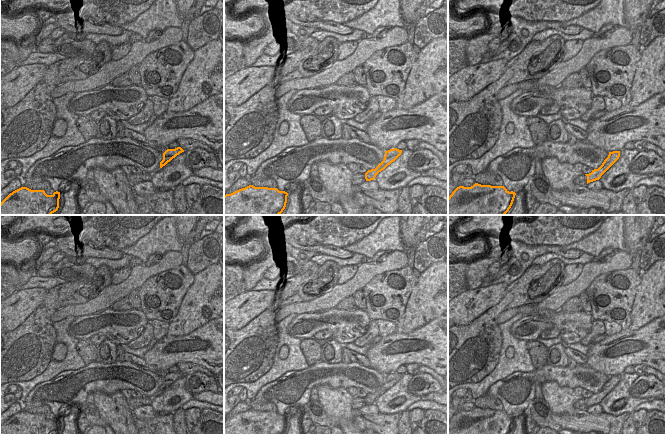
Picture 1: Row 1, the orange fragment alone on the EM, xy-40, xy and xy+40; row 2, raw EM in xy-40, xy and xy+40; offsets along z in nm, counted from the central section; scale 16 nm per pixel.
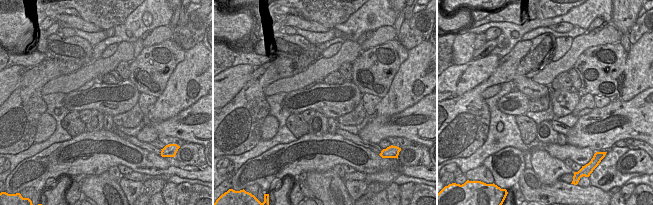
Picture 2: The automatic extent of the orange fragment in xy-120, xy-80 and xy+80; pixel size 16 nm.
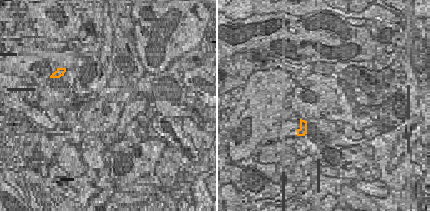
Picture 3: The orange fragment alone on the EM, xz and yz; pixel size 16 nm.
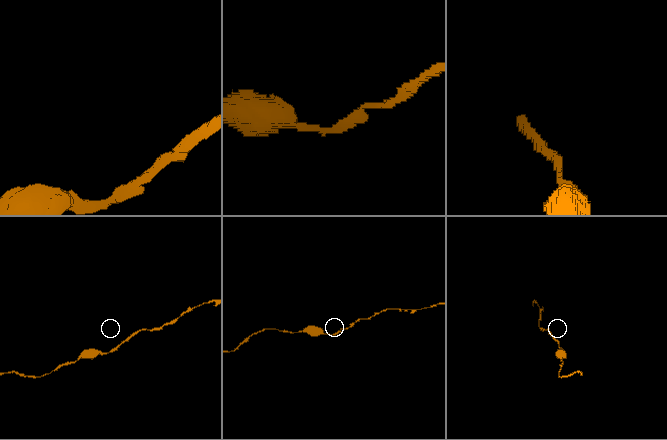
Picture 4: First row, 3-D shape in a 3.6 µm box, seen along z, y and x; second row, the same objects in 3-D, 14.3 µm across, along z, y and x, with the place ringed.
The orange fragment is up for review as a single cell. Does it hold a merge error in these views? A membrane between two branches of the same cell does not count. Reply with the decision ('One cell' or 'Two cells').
One cell.

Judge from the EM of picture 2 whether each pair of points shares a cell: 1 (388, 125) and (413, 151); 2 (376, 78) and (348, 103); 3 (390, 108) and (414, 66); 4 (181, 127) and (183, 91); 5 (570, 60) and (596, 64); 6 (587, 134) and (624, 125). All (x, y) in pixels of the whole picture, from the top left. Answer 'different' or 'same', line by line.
1: different
2: different
3: same
4: different
5: different
6: same

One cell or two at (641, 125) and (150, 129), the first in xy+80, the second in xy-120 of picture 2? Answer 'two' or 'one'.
one

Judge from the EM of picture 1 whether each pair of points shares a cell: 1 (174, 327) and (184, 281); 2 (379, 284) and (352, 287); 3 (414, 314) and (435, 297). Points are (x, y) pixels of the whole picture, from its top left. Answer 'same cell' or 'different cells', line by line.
1: different cells
2: different cells
3: same cell

